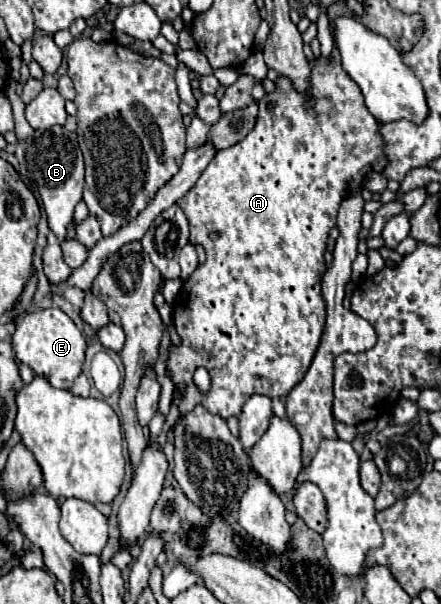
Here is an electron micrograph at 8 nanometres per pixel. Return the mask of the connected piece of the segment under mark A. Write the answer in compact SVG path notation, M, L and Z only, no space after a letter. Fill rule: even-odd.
M333 50L331 62L325 62L325 58L319 58L317 62L311 64L311 70L313 70L313 82L311 84L313 84L313 96L315 96L315 106L313 108L307 108L305 94L297 92L287 78L279 78L277 92L265 94L263 100L259 102L259 118L257 118L255 128L239 144L235 144L231 148L225 148L225 150L219 150L215 154L215 158L211 160L211 164L199 176L197 184L177 202L179 208L183 208L183 212L185 212L185 216L189 220L189 232L191 232L189 242L191 244L201 244L205 248L205 252L207 252L205 264L201 264L185 280L183 292L177 296L177 300L173 304L173 326L175 326L175 332L179 334L179 338L181 338L181 344L179 346L175 346L175 344L169 346L167 372L169 372L171 382L175 384L173 404L177 404L177 408L179 408L179 420L187 412L191 412L191 408L195 408L195 404L203 404L211 414L219 414L223 420L227 420L231 416L239 416L243 404L253 394L287 396L291 392L291 388L295 384L299 384L299 380L305 376L305 372L311 366L311 360L315 356L315 348L319 346L319 338L323 334L323 324L325 324L325 304L323 304L323 296L321 296L321 278L323 278L327 266L325 266L323 254L325 254L329 230L336 226L339 202L351 188L361 188L363 186L365 174L369 170L373 170L373 160L379 160L381 168L385 166L387 160L385 160L385 154L383 154L383 140L379 136L379 124L367 112L367 106L365 106L363 96L361 96L359 88L355 86L355 82L343 72L343 68L339 64L339 52ZM213 232L217 232L219 238L211 238ZM197 366L203 366L211 376L211 392L209 394L201 394L195 388L193 380L191 380ZM177 386L183 386L185 390L179 392Z

